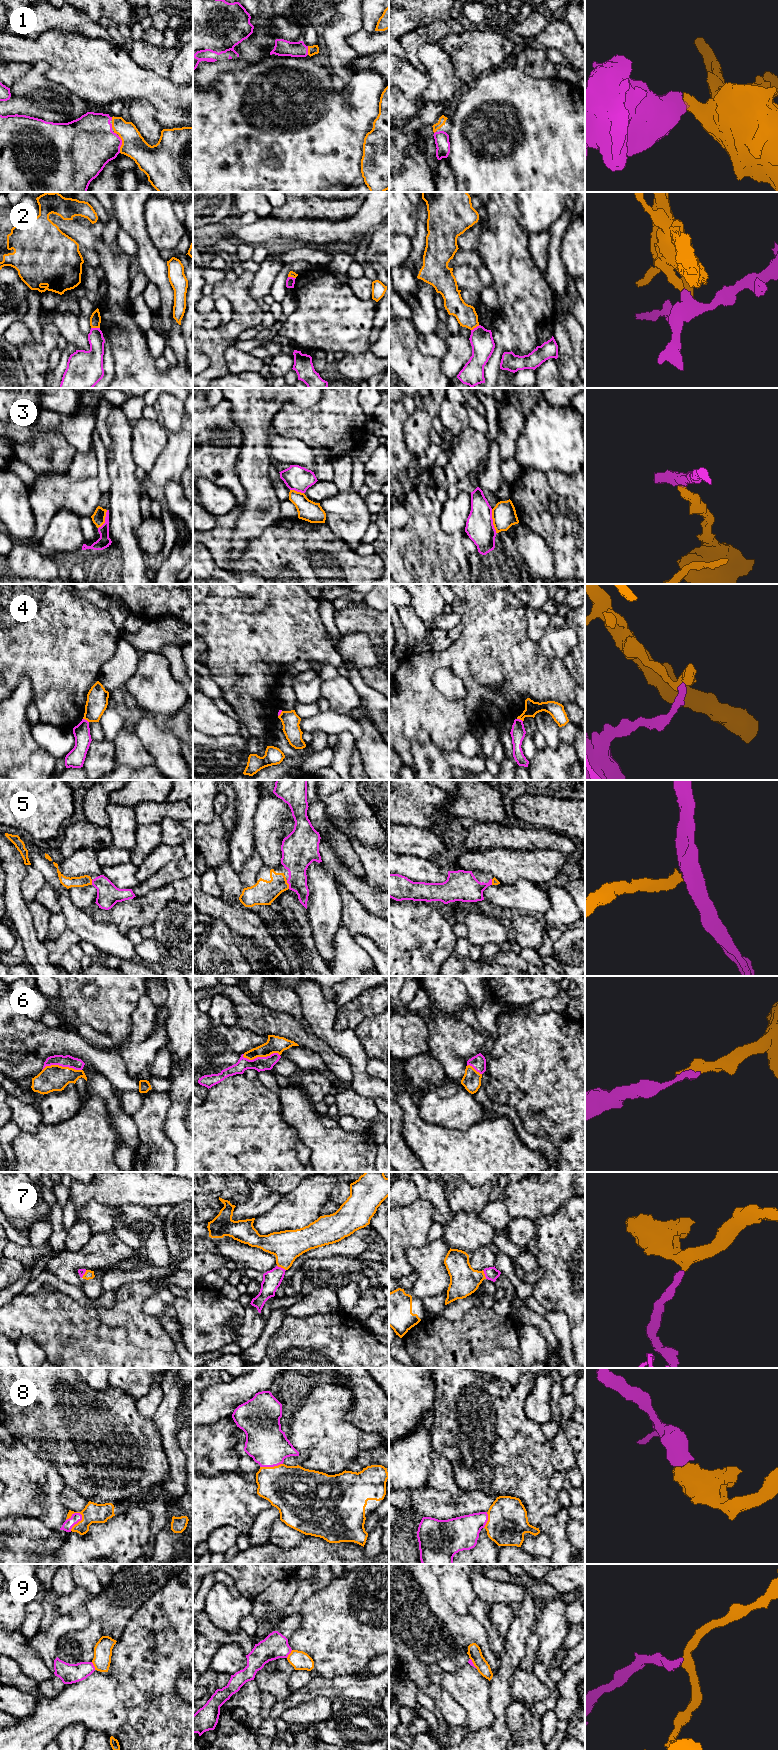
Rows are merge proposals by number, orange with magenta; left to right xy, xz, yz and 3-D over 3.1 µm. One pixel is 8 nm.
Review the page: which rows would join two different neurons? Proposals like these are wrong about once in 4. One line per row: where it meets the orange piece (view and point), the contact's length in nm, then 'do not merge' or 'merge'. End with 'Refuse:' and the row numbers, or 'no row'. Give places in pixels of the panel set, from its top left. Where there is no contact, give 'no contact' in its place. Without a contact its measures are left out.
1: contact xy (122, 144); length 140 nm; merge
2: contact xy (95, 327); length 70 nm; do not merge
3: contact yz (493, 521); length 200 nm; do not merge
4: contact xy (86, 719); length 60 nm; do not merge
5: contact xz (288, 884); length 80 nm; merge
6: contact xy (61, 1066); length 320 nm; merge
7: contact xz (281, 1267); length 80 nm; merge
8: contact xy (79, 1521); length 170 nm; merge
9: contact xy (94, 1666); length 70 nm; do not merge
Refuse: 2, 3, 4, 9

